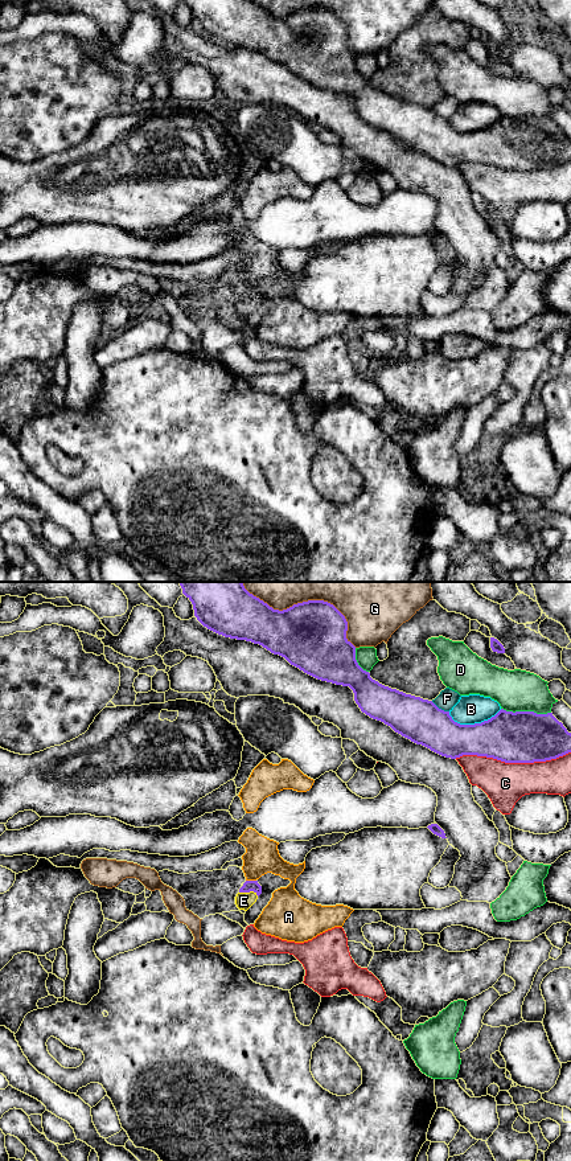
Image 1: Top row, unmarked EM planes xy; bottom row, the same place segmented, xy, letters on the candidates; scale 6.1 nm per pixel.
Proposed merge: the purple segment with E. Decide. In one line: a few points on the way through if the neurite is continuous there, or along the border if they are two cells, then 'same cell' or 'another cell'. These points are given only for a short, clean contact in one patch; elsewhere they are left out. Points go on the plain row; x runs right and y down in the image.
across xy (247, 294), (249, 299), (243, 308) | same cell

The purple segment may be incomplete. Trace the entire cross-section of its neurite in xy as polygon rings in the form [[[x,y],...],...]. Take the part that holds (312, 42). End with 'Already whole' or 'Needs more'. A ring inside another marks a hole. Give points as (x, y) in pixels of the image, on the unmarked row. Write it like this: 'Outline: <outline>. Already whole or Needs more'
Outline: [[[182,0],[193,12],[194,24],[208,37],[225,45],[246,48],[259,52],[274,62],[284,65],[291,73],[304,81],[326,90],[349,94],[354,108],[362,120],[390,134],[395,140],[422,152],[431,159],[451,167],[463,163],[493,165],[505,171],[534,171],[556,167],[571,160],[571,140],[552,120],[537,122],[534,119],[506,119],[501,116],[494,124],[481,131],[460,132],[452,127],[449,119],[439,116],[432,108],[406,102],[379,91],[363,78],[356,67],[356,54],[346,46],[348,29],[330,11],[308,8],[279,19],[250,0]]]. Already whole

